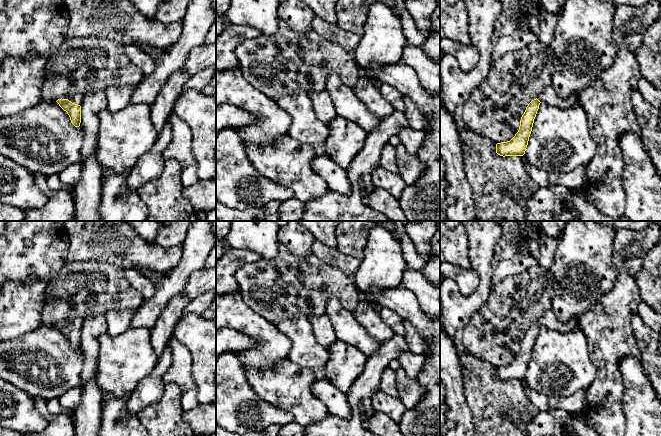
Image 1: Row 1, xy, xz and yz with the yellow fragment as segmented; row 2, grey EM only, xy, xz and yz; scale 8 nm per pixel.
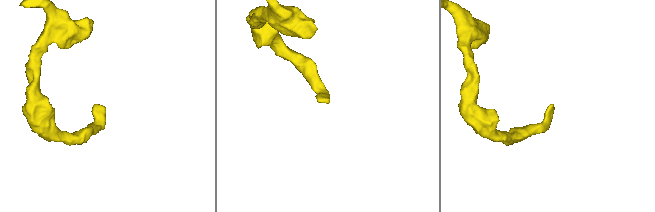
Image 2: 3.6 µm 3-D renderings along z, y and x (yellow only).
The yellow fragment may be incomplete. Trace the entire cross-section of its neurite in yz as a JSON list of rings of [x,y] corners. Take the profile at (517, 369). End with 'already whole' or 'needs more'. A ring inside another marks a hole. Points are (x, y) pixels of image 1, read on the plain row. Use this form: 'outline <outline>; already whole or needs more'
outline [[[552,310],[544,313],[536,323],[532,324],[520,344],[520,350],[515,360],[507,366],[496,368],[496,377],[500,380],[523,380],[525,378],[529,361],[532,355],[534,343],[536,341],[539,329],[544,326],[548,329],[556,330],[561,333],[568,333],[579,327],[581,316],[572,318],[563,323],[557,319]]]; needs more

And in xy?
outline [[[76,318],[72,321],[62,321],[58,323],[56,326],[59,330],[67,336],[70,341],[71,347],[75,351],[79,351],[81,347],[81,327],[83,325],[84,320],[80,318]]]; needs more

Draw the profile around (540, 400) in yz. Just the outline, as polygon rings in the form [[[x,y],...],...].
[[[524,379],[521,381],[523,382],[523,386],[526,390],[526,395],[534,403],[534,405],[537,406],[539,411],[549,411],[549,398],[545,394],[536,392],[535,390],[531,389]]]

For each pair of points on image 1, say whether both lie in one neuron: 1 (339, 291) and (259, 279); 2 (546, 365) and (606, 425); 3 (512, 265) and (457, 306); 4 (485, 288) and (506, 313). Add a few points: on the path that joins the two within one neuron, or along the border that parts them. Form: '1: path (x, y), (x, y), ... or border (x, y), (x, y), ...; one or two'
1: path (319, 281), (279, 280); one
2: border (597, 370), (596, 377), (584, 390); two
3: border (493, 255), (491, 285); two
4: border (492, 286), (487, 300), (475, 312); two

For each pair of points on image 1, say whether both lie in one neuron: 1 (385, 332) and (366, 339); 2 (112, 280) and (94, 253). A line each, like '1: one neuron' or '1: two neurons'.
1: two neurons
2: two neurons

